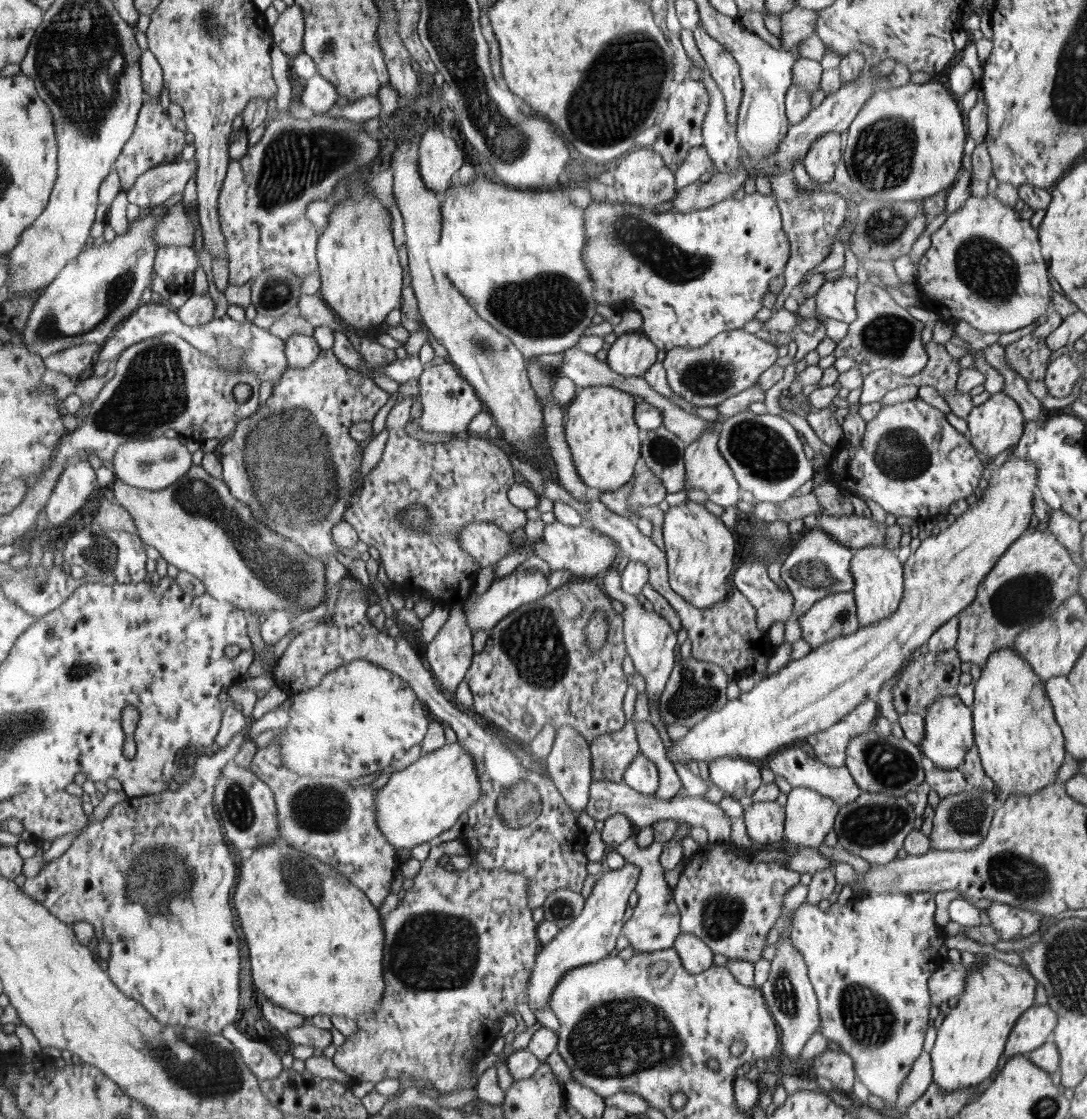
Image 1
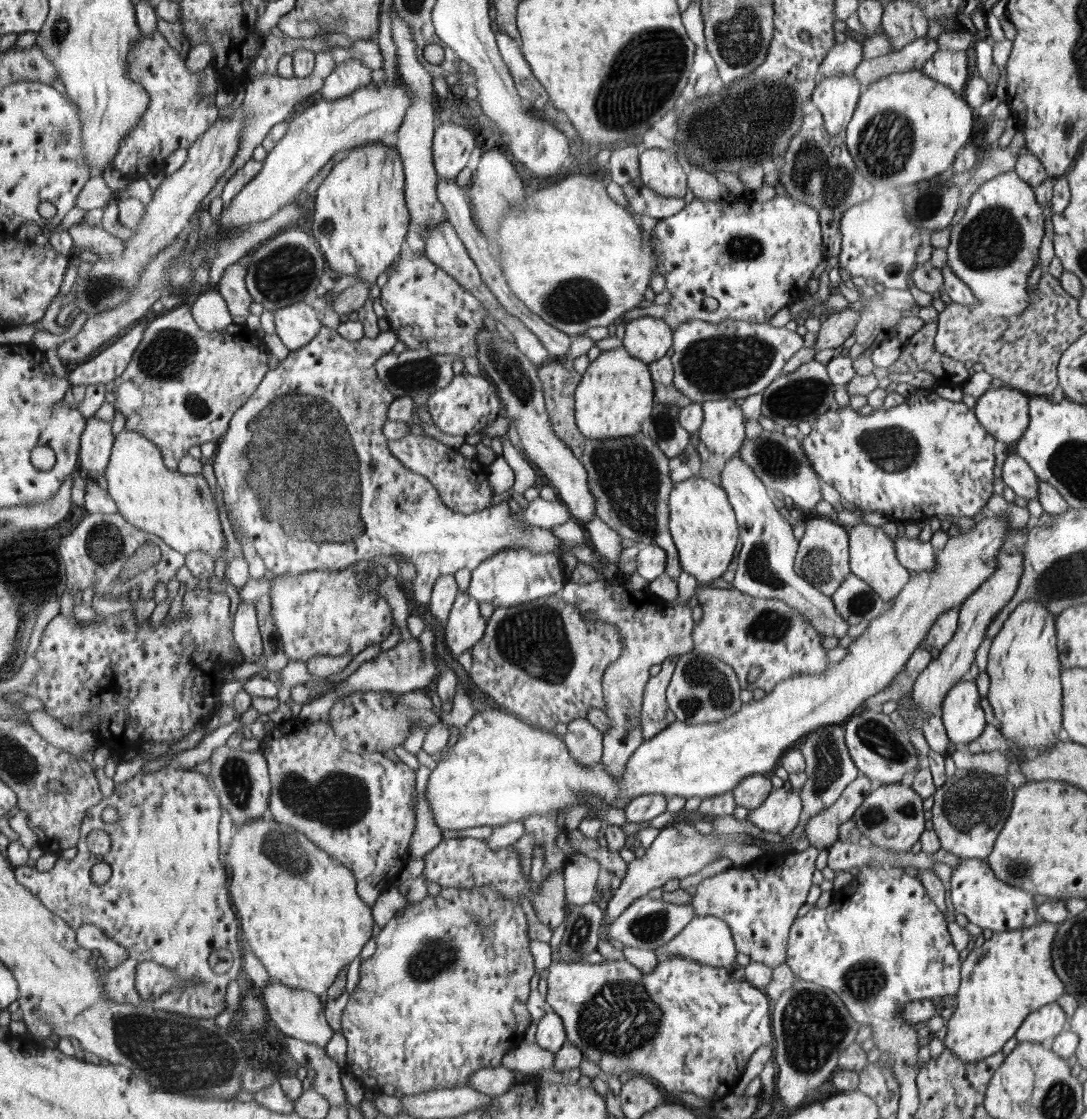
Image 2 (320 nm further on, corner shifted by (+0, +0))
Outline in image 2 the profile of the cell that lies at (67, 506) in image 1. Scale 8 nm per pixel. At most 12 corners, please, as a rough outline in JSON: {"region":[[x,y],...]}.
{"region":[[92,417],[84,429],[80,474],[104,475],[112,424]]}

